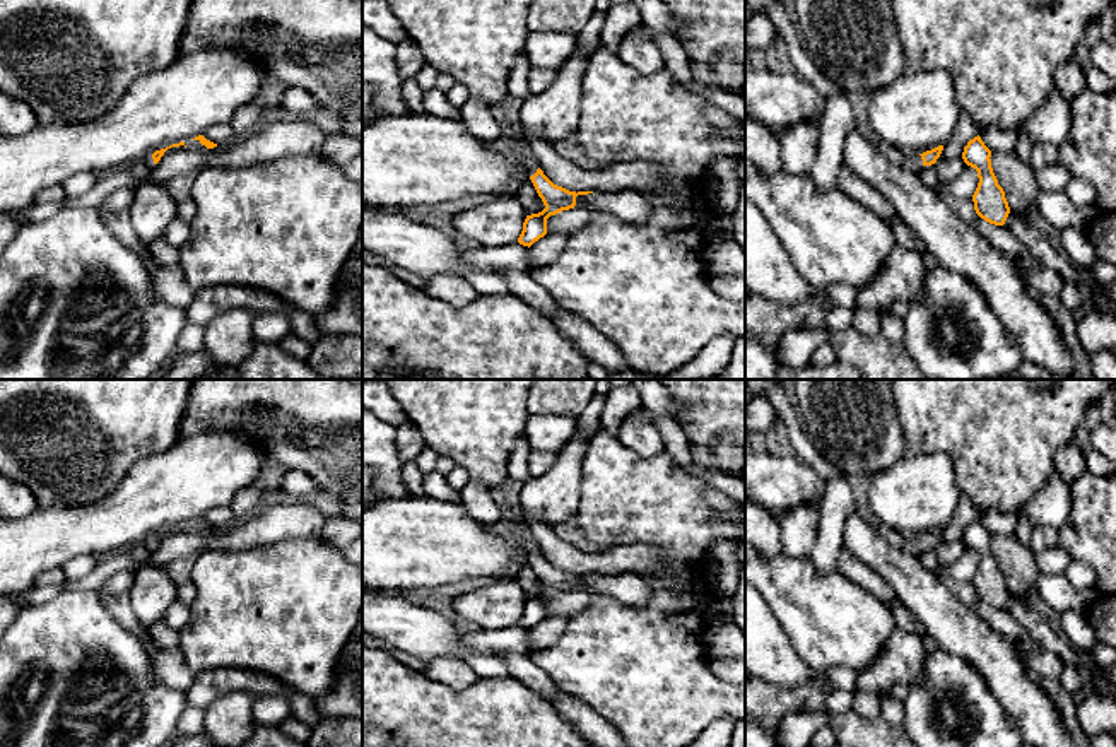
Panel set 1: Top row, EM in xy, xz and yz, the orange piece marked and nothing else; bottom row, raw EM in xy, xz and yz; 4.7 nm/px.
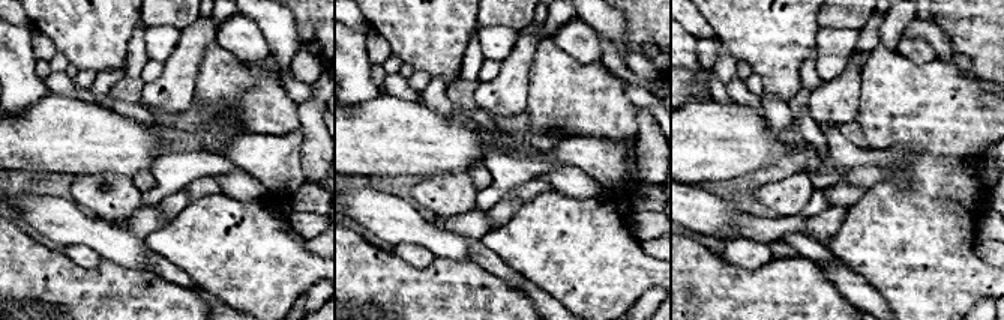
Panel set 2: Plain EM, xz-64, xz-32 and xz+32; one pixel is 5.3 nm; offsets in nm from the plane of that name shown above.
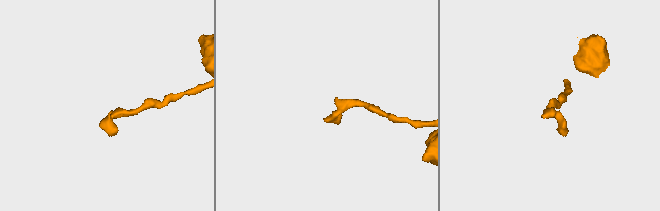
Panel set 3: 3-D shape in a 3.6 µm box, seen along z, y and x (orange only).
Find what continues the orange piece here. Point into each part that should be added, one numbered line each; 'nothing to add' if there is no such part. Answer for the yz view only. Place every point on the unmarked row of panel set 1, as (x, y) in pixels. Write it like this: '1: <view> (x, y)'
1: yz (913, 546)

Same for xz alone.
1: xz (518, 529)

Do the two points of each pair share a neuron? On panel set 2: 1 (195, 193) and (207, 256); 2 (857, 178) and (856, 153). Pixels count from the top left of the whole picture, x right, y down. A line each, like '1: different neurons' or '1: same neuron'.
1: different neurons
2: different neurons

